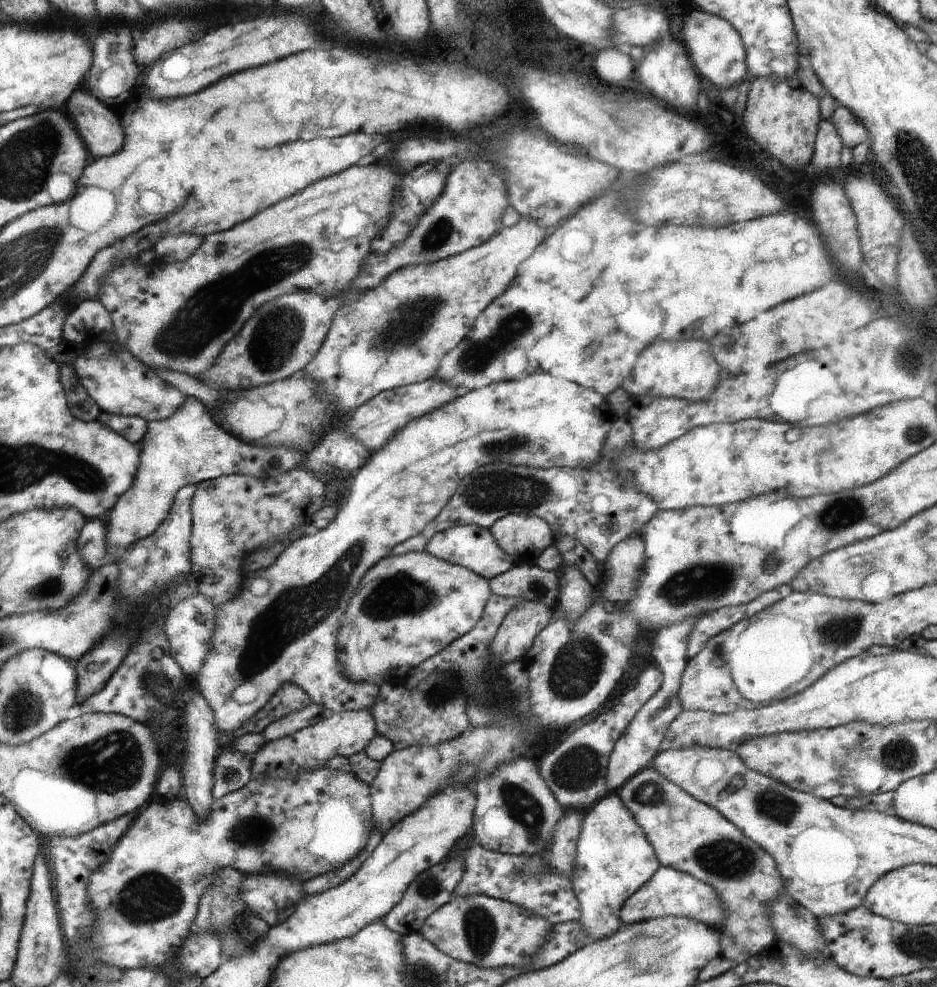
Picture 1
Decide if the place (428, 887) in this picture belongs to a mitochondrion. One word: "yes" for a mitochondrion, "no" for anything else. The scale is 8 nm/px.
yes

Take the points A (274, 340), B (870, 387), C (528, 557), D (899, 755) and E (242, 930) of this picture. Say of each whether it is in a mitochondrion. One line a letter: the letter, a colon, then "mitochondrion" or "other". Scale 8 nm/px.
A: mitochondrion
B: other
C: other
D: mitochondrion
E: mitochondrion

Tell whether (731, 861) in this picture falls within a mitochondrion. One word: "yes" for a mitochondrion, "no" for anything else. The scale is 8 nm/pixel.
yes

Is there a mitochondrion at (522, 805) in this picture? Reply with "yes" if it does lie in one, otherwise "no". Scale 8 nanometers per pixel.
yes

